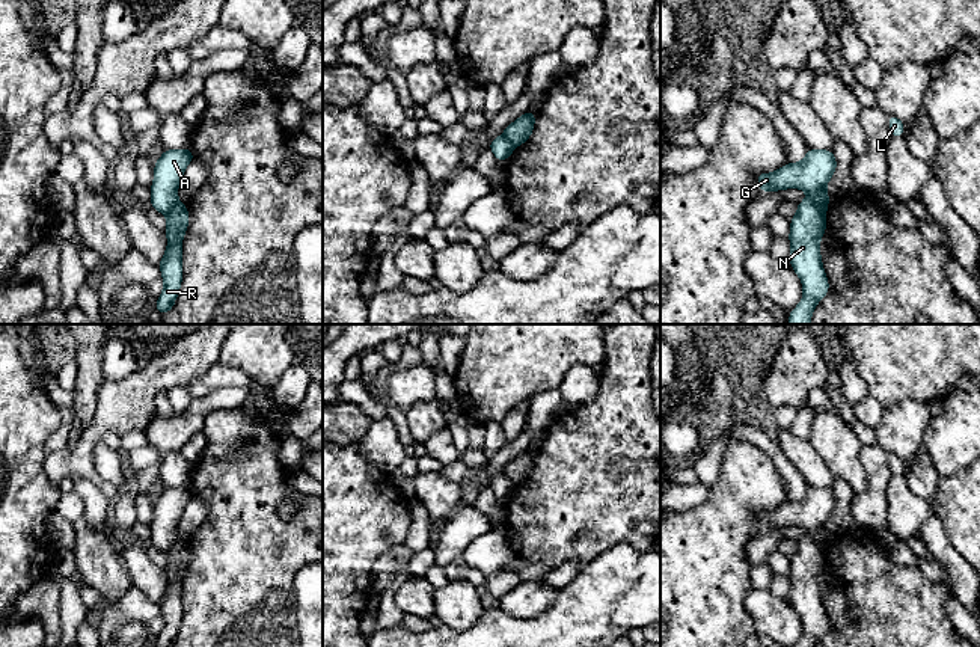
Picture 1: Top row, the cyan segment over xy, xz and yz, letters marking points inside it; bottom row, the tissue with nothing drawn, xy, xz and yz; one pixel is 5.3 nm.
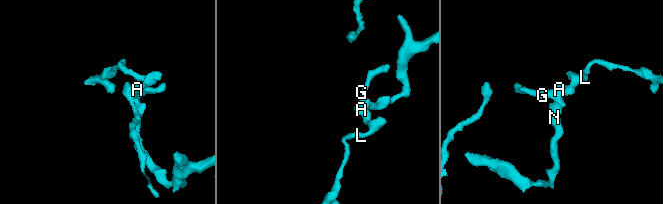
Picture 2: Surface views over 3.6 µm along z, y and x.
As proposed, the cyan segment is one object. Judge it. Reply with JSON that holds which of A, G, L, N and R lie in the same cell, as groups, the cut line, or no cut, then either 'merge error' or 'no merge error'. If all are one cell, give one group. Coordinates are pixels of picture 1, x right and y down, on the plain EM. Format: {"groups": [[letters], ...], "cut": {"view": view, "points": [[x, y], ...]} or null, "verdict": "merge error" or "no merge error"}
{"groups": [["A", "G", "L"], ["N", "R"]], "cut": {"view": "yz", "points": [[808, 536], [823, 554]]}, "verdict": "merge error"}

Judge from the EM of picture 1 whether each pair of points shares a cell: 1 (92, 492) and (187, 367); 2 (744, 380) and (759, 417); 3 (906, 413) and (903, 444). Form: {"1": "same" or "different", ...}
{"1": "different", "2": "same", "3": "same"}

